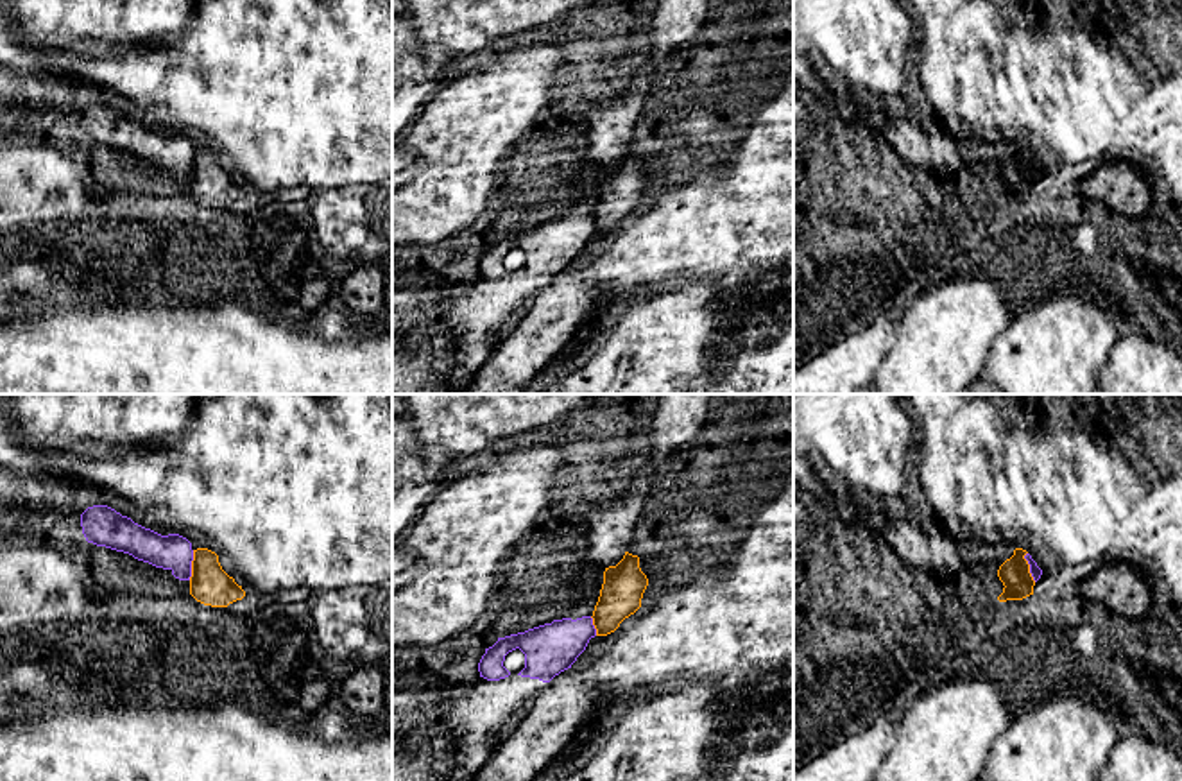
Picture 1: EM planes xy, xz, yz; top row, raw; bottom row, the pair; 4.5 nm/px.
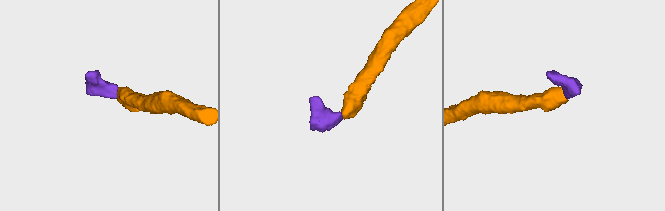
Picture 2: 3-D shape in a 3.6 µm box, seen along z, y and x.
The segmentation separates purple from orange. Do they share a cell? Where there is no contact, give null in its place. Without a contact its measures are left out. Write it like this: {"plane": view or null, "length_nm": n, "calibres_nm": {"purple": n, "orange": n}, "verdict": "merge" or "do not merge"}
{"plane": "xy", "length_nm": 140, "calibres_nm": {"purple": 160, "orange": 180}, "verdict": "do not merge"}

